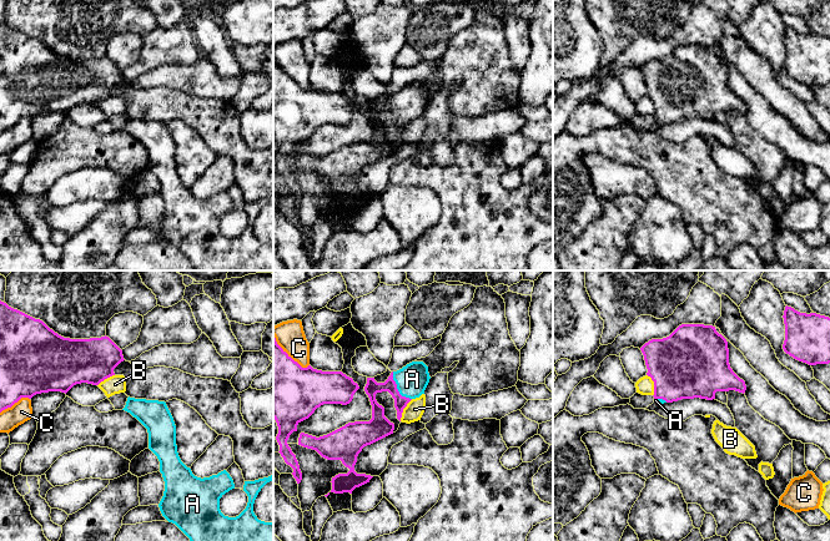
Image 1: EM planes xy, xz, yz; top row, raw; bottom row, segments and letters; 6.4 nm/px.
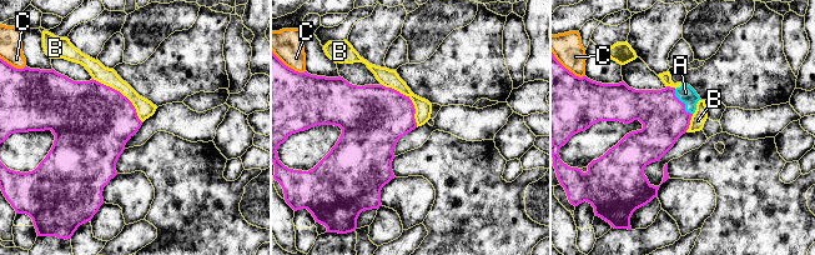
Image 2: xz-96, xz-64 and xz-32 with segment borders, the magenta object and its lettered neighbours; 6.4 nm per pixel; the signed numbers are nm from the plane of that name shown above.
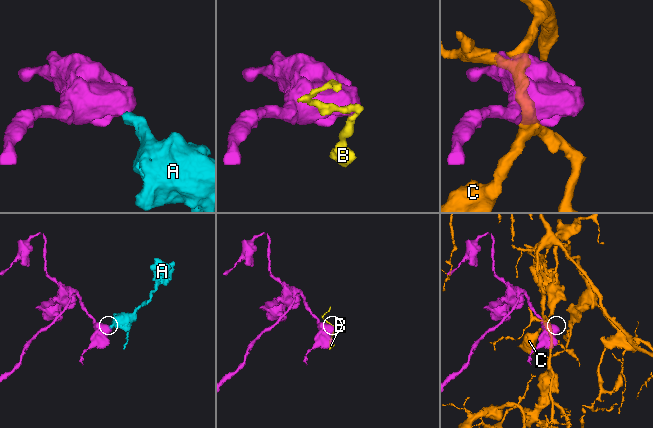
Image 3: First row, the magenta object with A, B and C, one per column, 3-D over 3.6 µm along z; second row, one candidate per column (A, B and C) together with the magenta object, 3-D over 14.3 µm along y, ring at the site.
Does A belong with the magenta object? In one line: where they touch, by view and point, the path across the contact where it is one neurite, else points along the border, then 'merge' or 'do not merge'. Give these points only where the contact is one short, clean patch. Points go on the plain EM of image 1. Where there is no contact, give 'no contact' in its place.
contact xz (396, 109); way xz (380, 143), (373, 114), (396, 109), (412, 100); merge

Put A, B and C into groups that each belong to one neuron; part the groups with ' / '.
A / B / C

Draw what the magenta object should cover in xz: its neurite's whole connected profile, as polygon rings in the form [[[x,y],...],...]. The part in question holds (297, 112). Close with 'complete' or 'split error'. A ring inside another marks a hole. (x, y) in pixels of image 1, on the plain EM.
[[[273,56],[273,140],[278,147],[276,161],[285,183],[293,189],[297,204],[302,201],[296,176],[287,165],[297,146],[323,125],[347,126],[359,110],[342,92],[302,89],[276,62]]]; complete

